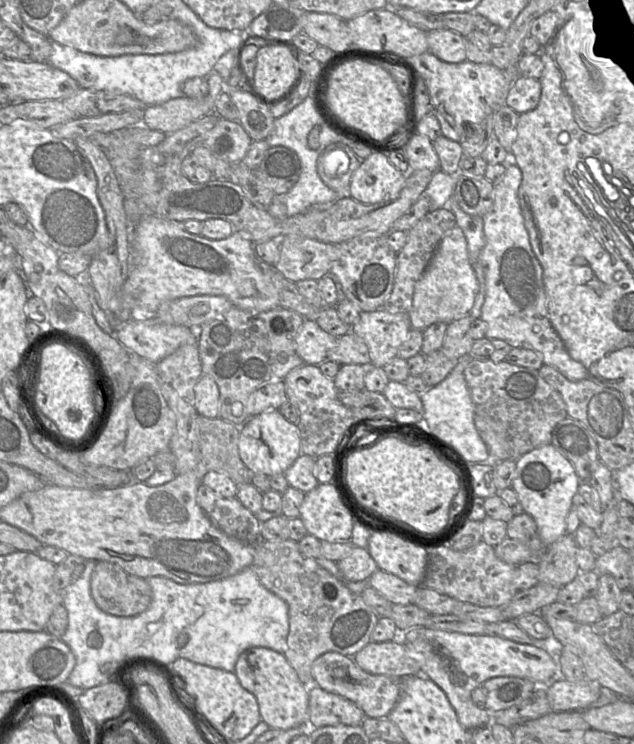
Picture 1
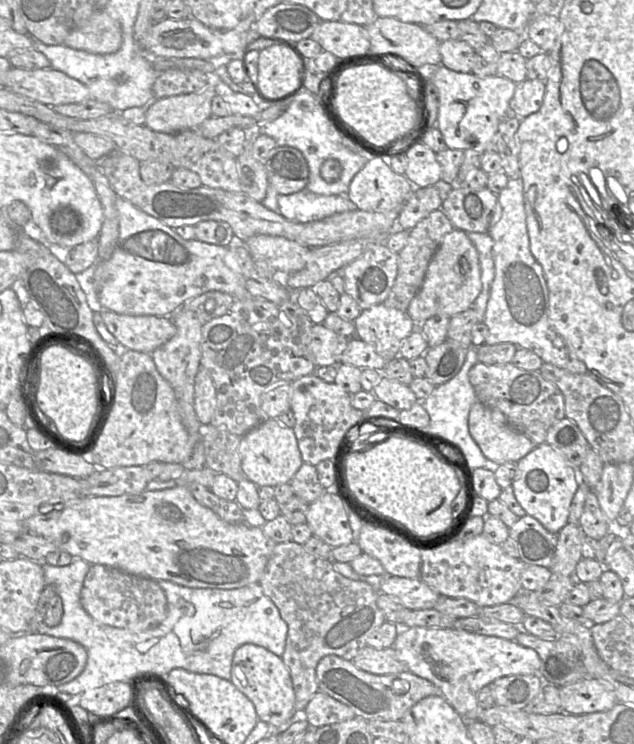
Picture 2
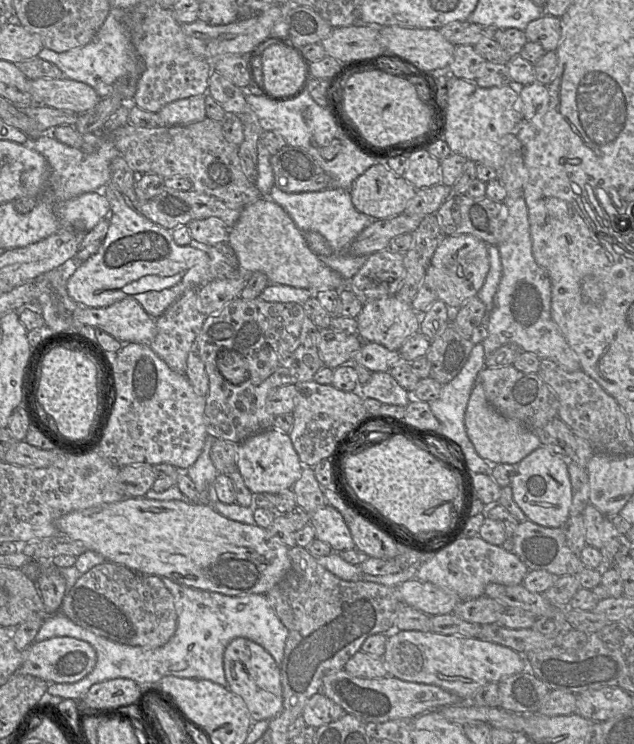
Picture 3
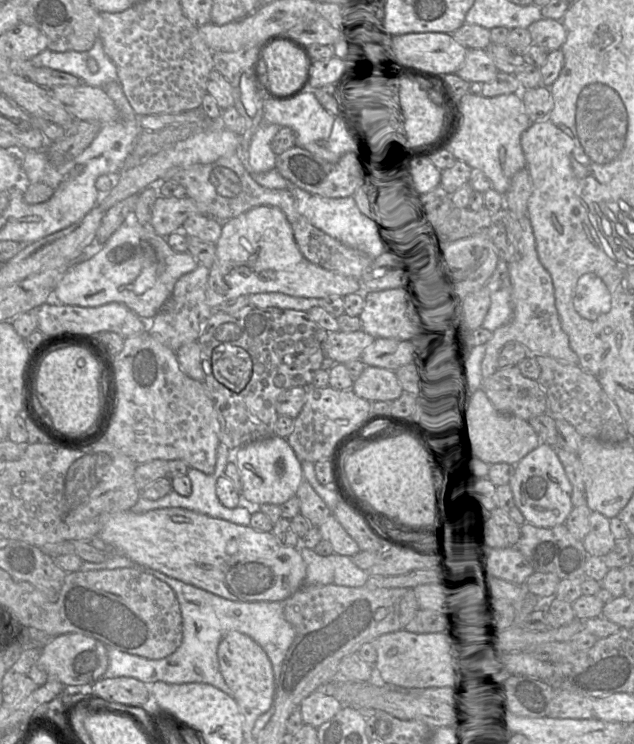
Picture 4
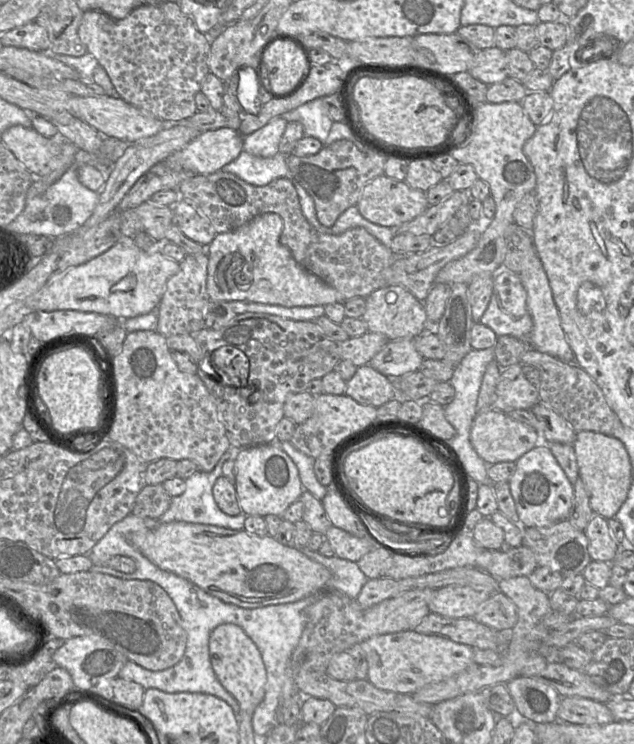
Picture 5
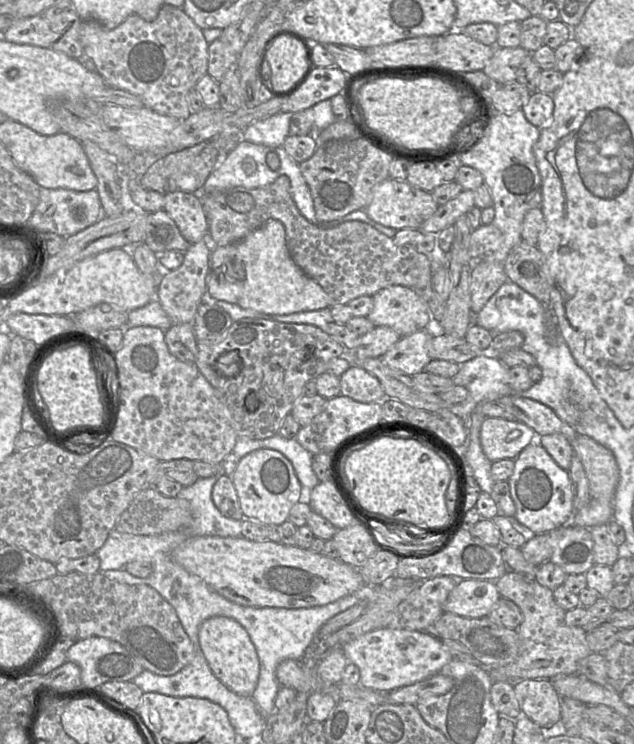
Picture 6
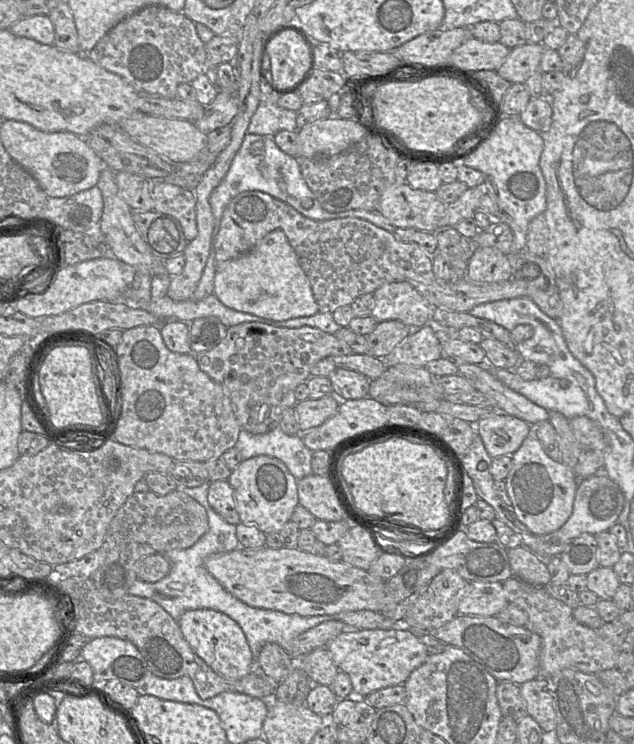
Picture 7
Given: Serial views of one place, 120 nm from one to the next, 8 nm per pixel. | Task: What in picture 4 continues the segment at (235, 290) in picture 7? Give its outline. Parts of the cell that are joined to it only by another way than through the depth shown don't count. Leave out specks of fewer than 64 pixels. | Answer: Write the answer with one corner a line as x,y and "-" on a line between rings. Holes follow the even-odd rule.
256,206
222,222
215,249
215,261
209,268
206,285
206,302
212,309
239,296
258,293
279,292
293,297
321,299
361,292
360,280
309,262
296,244
286,215
275,206

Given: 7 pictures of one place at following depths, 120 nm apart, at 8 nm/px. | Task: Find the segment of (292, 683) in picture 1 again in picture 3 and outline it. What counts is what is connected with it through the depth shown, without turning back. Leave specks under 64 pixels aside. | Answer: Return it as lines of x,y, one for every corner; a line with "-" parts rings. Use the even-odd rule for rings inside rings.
243,637
233,639
225,648
223,667
229,689
245,701
254,723
271,720
282,711
280,666
261,645

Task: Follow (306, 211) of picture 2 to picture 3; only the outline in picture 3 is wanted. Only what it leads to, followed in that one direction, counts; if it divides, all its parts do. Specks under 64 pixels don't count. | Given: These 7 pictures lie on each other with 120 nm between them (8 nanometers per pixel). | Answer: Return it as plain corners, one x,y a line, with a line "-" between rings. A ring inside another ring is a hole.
274,185
269,198
286,210
299,230
317,232
327,240
332,248
332,254
321,258
326,266
339,273
345,282
349,282
358,273
368,256
349,255
348,247
373,220
354,207
349,189
327,188
292,193
282,191

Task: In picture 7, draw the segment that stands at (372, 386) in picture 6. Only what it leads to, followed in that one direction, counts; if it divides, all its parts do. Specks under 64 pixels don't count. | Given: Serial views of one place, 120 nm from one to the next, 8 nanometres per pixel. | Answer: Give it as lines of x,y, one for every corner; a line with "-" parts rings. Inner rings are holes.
336,368
329,376
333,394
343,400
356,400
369,395
371,380
360,372
346,368

